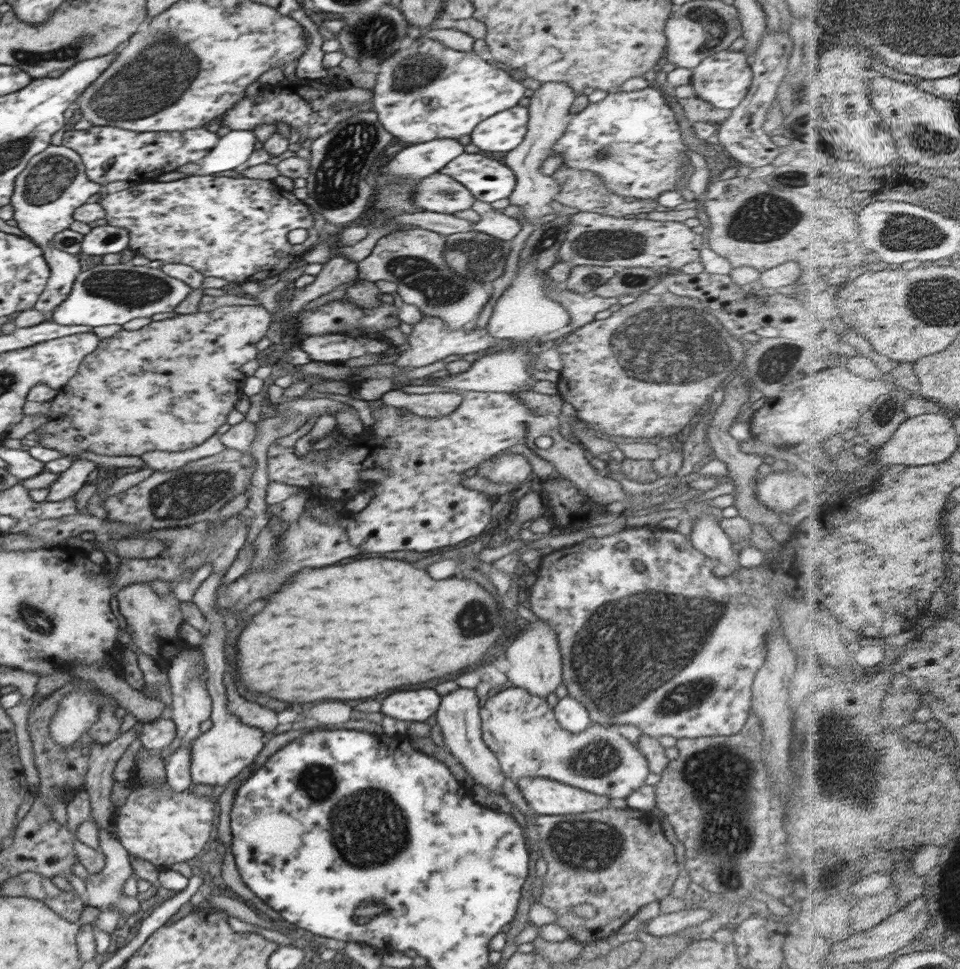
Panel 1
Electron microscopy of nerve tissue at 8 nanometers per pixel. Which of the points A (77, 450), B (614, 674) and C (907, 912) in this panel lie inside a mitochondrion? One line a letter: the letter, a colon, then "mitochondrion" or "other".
A: other
B: mitochondrion
C: other

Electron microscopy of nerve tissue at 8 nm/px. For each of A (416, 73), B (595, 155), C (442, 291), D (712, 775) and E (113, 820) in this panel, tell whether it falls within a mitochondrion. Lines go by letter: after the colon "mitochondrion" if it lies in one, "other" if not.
A: mitochondrion
B: mitochondrion
C: mitochondrion
D: mitochondrion
E: other

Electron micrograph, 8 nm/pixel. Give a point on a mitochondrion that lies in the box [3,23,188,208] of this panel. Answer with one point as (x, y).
(70, 48)

